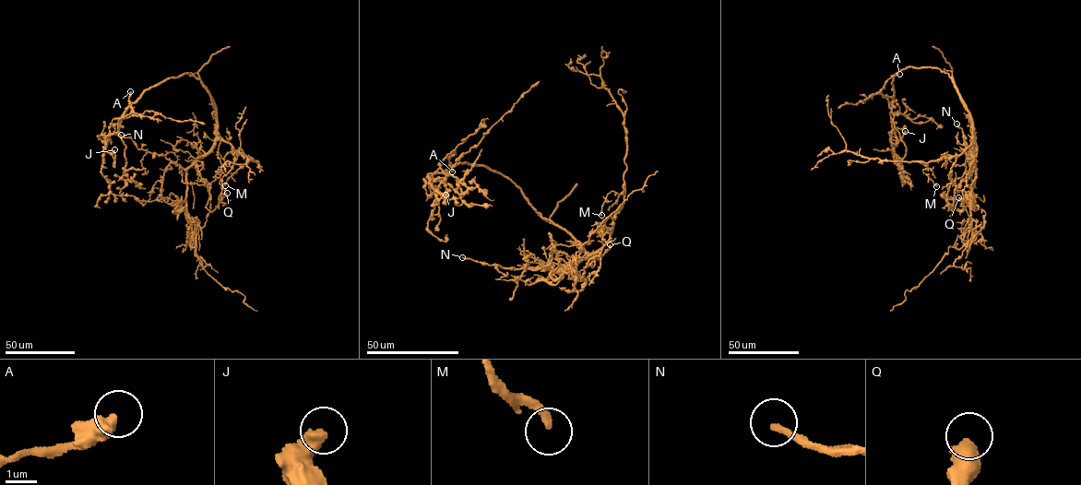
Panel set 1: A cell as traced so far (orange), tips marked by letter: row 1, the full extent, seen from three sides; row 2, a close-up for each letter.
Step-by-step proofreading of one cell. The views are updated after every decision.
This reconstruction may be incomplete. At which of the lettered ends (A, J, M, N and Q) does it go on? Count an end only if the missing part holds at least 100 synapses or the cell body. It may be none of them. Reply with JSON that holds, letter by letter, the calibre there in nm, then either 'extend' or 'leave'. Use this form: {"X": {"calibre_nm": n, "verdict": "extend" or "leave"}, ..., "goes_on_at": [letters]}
{"A": {"calibre_nm": 550, "verdict": "leave"}, "J": {"calibre_nm": 550, "verdict": "leave"}, "M": {"calibre_nm": 240, "verdict": "leave"}, "N": {"calibre_nm": 220, "verdict": "leave"}, "Q": {"calibre_nm": 500, "verdict": "leave"}, "goes_on_at": []}

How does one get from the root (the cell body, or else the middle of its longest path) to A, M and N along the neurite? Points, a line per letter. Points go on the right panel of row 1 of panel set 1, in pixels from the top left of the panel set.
A: (968, 112), (949, 75), (938, 68), (921, 66), (909, 66), (895, 76), (890, 108), (881, 89), (899, 74)
M: (968, 112), (972, 144), (957, 155), (930, 161), (923, 169), (936, 186)
N: (968, 112), (975, 170), (962, 129), (956, 124)

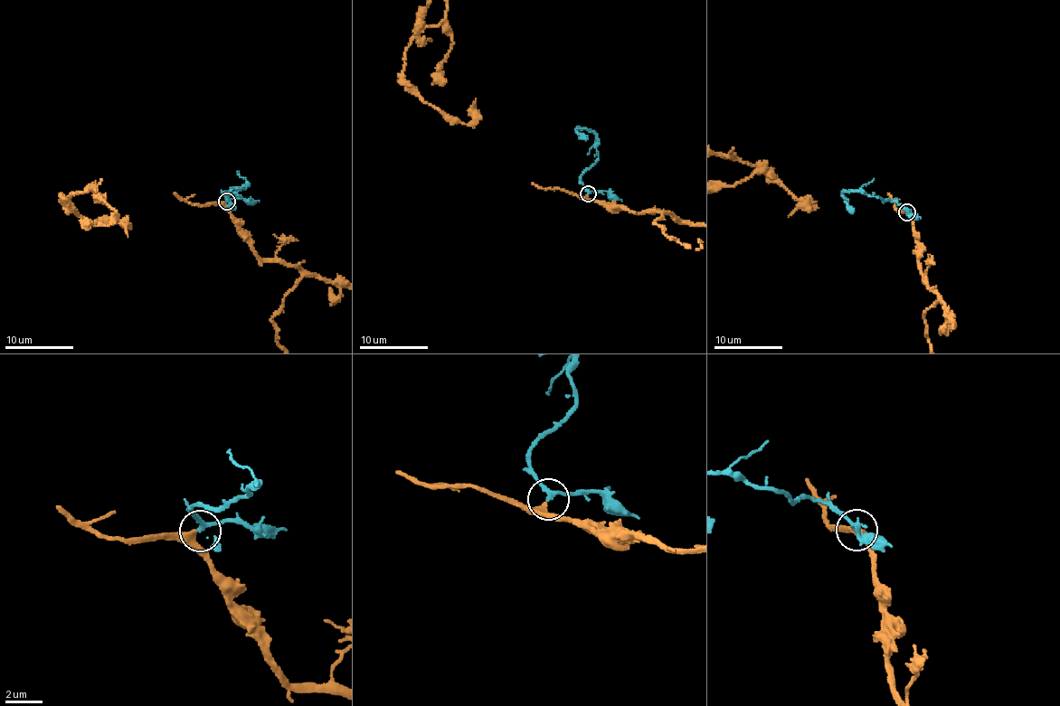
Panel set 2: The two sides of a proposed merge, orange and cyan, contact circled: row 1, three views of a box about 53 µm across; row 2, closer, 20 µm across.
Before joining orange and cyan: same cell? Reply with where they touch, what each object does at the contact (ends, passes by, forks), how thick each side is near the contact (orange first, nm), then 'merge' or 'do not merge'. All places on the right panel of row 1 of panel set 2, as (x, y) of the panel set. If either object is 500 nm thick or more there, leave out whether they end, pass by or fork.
(907, 211) | orange passes by | cyan passes by | 240/200 nm | merge

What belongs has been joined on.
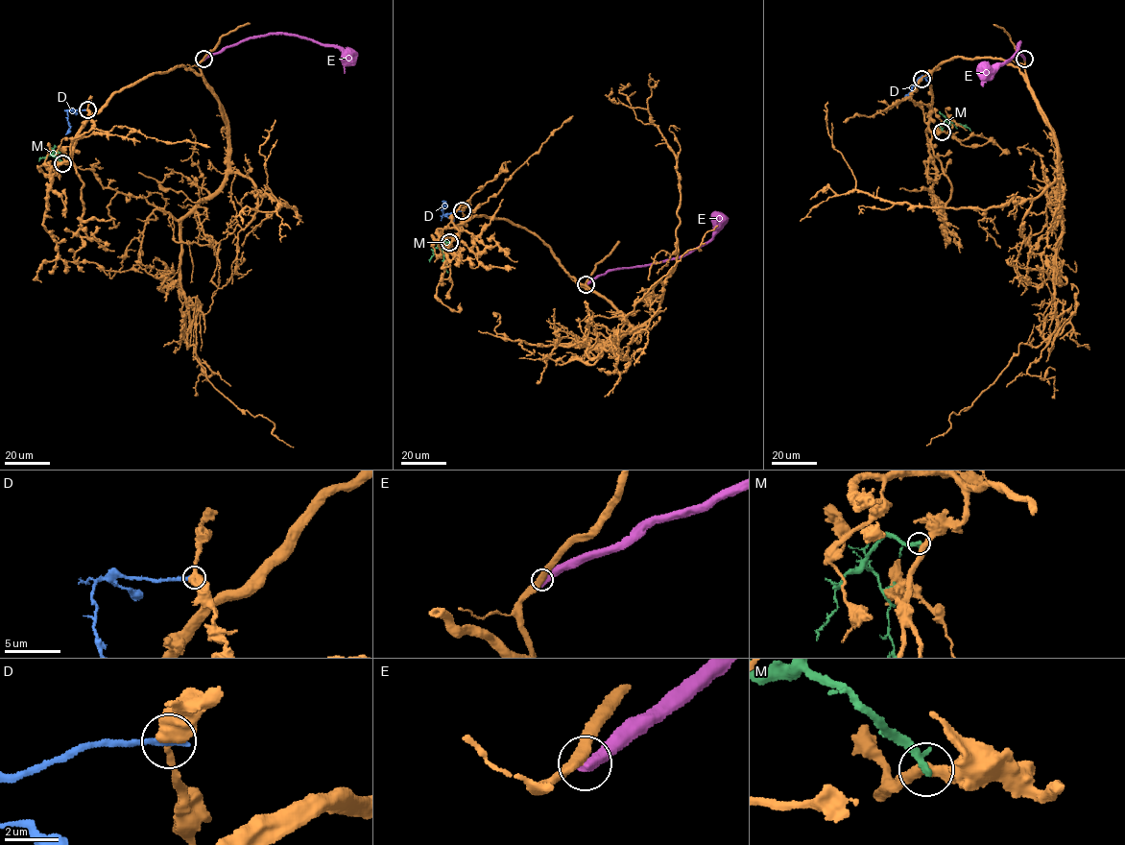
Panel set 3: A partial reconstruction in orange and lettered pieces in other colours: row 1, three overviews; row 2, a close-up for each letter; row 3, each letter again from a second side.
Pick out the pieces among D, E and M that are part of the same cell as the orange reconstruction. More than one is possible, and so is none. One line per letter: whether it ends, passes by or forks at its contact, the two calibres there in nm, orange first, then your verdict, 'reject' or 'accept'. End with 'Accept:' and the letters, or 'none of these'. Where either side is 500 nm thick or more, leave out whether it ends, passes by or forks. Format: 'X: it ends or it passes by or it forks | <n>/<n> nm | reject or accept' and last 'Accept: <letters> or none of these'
D: 550/280 nm | reject
E: 380/550 nm | reject
M: it ends | 380/320 nm | reject
Accept: none of these

